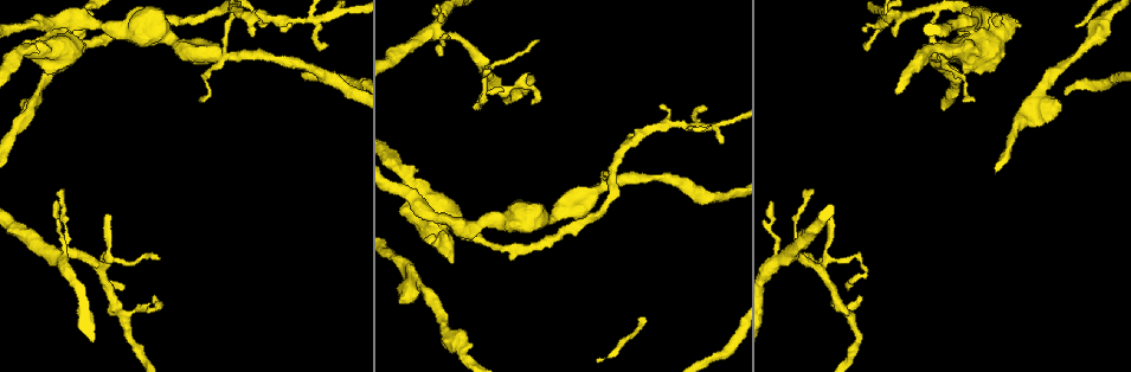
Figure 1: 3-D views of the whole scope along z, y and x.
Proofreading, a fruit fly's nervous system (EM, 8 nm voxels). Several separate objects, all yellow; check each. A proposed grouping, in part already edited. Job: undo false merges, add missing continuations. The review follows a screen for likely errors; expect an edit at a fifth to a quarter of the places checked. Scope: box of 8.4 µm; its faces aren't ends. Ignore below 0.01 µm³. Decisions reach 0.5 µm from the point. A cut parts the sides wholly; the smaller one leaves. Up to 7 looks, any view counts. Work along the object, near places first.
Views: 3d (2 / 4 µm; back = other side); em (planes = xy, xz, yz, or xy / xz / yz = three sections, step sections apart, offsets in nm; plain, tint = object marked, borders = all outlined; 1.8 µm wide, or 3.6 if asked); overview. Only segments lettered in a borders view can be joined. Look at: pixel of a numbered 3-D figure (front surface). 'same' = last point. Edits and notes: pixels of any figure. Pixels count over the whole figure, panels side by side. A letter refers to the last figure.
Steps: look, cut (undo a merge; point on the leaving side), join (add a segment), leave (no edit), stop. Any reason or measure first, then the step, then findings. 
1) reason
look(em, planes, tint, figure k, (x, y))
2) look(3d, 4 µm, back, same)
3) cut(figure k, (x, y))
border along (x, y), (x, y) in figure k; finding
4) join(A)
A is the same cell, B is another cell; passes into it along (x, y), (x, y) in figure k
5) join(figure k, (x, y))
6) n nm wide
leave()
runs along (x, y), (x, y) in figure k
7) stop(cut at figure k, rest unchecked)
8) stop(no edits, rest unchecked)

calibre changes
look(em, 3.6 µm, xy, step 8, tint, figure 1, (1085, 44))

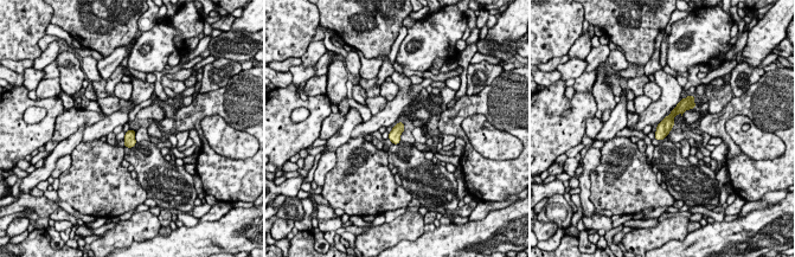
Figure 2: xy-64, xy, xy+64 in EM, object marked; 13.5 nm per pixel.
look(em, 3.6 µm, planes, tint, same)

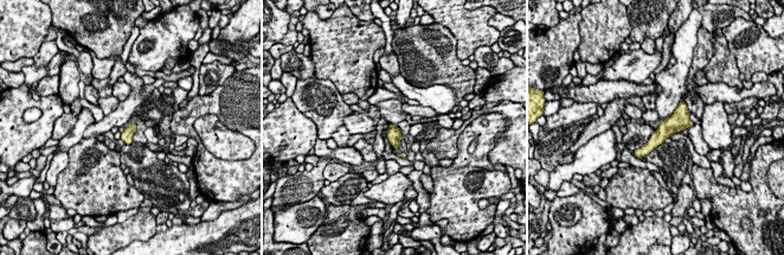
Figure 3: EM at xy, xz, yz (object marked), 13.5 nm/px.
look(em, 3.6 µm, planes, borders, same)

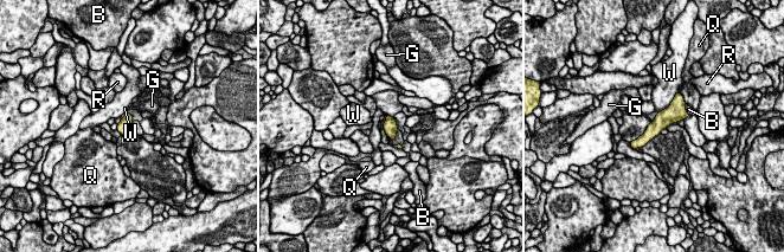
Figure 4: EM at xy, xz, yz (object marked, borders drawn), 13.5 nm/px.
160 nm wide
leave()
B, G, Q, R and W are other cells; runs along (678, 97), (678, 105), (634, 144) in figure 4; continuous, no second neuron

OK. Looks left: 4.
free end
look(3d, 4 µm, figure 1, (1047, 123))

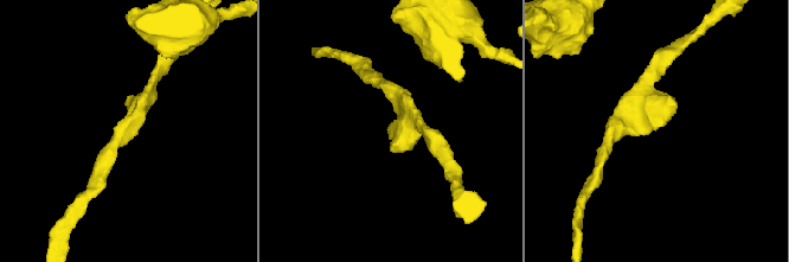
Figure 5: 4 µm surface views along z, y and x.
look(em, planes, borders, figure 5, (389, 132))

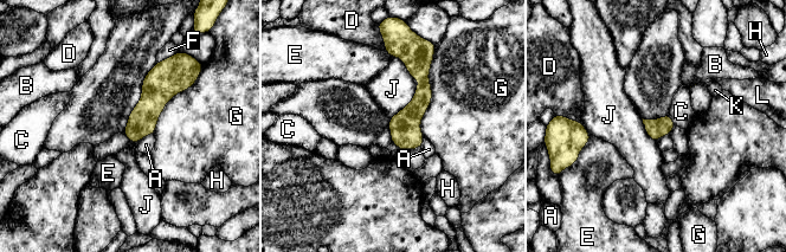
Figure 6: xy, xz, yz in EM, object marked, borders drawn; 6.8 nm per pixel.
G touches over 550 nm
leave()
A, B, C, D, E, F, G, H, J, K and L are other cells; runs along (406, 59), (423, 78), (413, 146) in figure 6; none of them fits

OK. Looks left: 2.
look(em, planes, borders, figure 1, (60, 188))

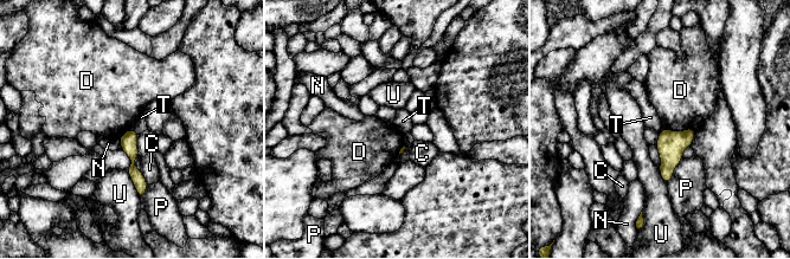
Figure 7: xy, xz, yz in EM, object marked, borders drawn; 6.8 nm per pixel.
leave()
C, D, N, P, T and U are other cells; border along (132, 128), (139, 134) in figure 7; none of them fits

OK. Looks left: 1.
stop(no edits, rest unchecked)

